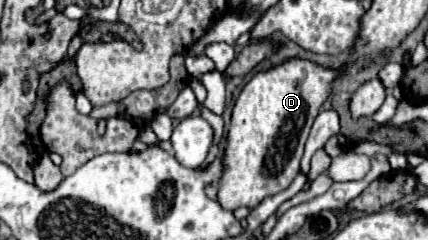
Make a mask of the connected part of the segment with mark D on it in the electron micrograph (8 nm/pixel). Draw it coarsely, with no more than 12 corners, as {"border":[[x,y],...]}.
{"border":[[288,58],[232,108],[222,208],[292,184],[346,66]]}

